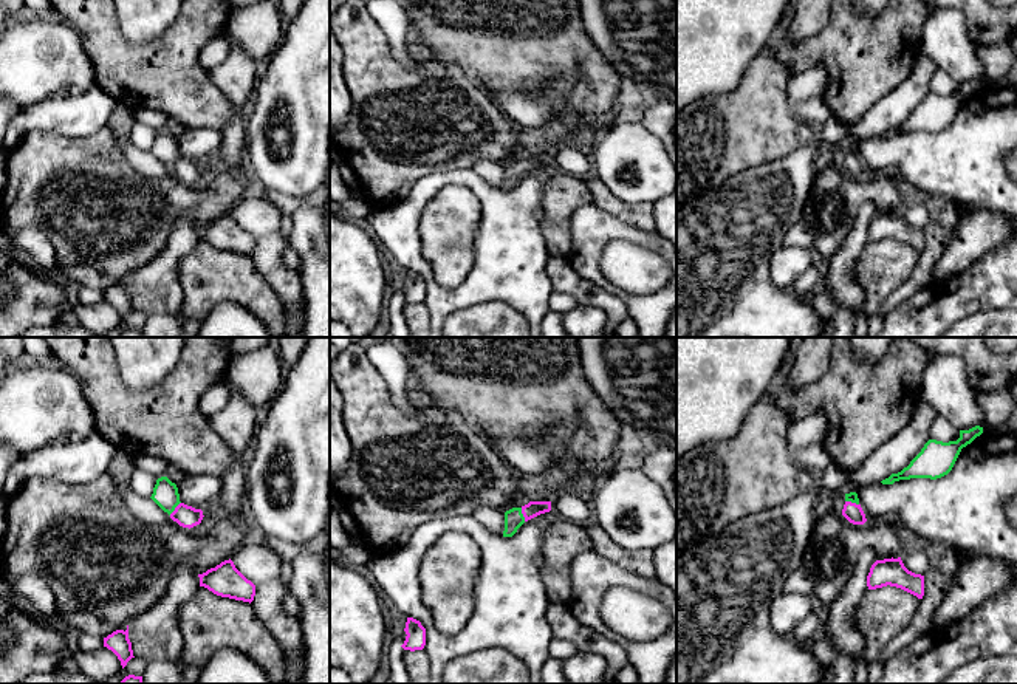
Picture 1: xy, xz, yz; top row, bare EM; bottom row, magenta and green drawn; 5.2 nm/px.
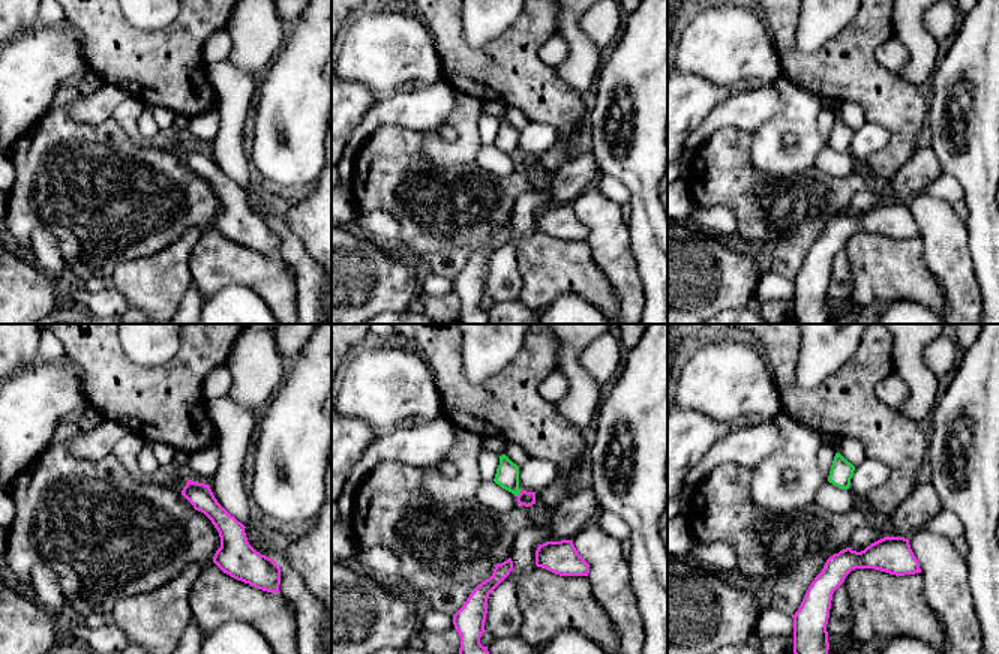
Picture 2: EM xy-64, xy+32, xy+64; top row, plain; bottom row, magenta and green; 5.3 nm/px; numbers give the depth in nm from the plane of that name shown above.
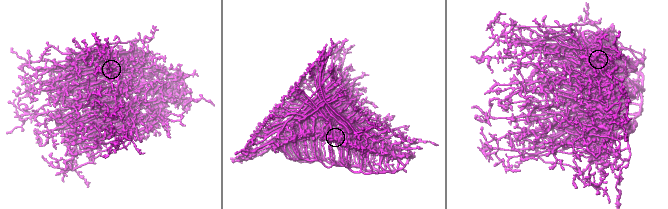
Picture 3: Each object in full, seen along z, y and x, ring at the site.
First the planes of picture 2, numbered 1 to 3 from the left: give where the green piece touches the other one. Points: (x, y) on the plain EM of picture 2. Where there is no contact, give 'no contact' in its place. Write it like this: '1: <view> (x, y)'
1: no contact
2: xy+32 (519, 158)
3: no contact

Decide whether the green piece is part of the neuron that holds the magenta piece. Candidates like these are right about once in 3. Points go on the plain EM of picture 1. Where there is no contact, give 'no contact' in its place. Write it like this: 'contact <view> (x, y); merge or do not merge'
contact xz (522, 166); merge

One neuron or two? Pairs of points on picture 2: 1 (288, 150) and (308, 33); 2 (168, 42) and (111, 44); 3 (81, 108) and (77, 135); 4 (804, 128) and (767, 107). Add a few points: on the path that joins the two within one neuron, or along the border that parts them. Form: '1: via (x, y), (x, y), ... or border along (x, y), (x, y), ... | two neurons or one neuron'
1: via (290, 122), (294, 107), (294, 80), (300, 62) | one neuron
2: via (155, 42), (125, 42) | one neuron
3: border along (66, 108), (86, 123), (111, 117) | two neurons
4: border along (770, 83), (780, 96), (782, 108), (752, 132) | two neurons

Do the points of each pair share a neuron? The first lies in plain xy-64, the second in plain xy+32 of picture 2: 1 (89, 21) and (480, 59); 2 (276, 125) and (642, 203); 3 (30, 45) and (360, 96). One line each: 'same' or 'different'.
1: same
2: same
3: different

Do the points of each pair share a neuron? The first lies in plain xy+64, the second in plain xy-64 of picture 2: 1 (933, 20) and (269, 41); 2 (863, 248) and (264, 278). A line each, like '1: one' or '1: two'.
1: one
2: one

